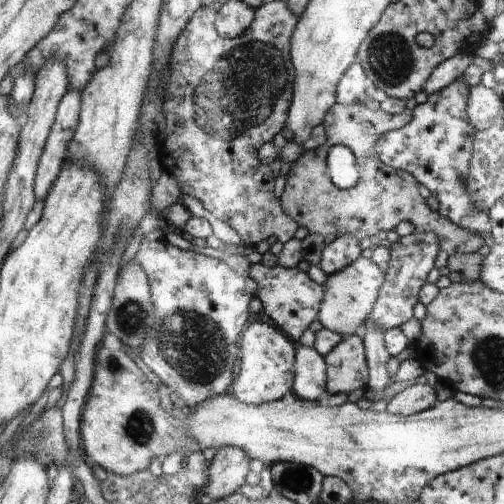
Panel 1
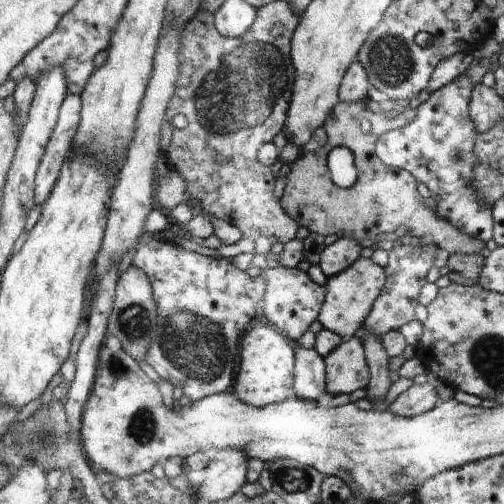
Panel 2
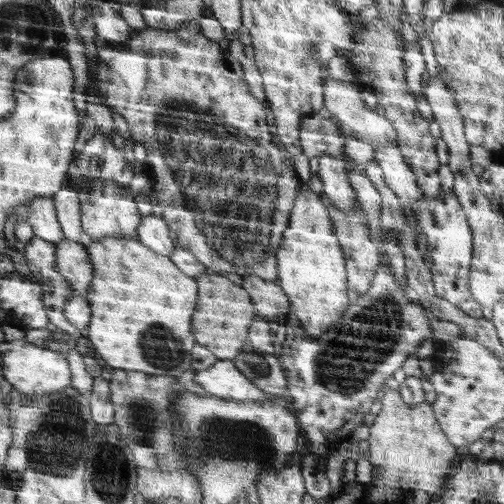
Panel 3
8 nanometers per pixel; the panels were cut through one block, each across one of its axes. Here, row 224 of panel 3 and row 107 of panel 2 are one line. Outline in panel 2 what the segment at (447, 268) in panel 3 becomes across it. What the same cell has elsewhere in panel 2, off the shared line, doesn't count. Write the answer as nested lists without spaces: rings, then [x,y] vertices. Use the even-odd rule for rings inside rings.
[[[463,74],[429,94],[429,98],[417,108],[417,116],[411,124],[385,132],[377,138],[377,156],[385,160],[385,166],[411,172],[423,186],[429,188],[429,196],[435,200],[435,216],[449,222],[463,234],[489,242],[491,234],[491,208],[481,202],[473,188],[473,176],[477,166],[475,140],[477,128],[469,118],[473,82]]]

